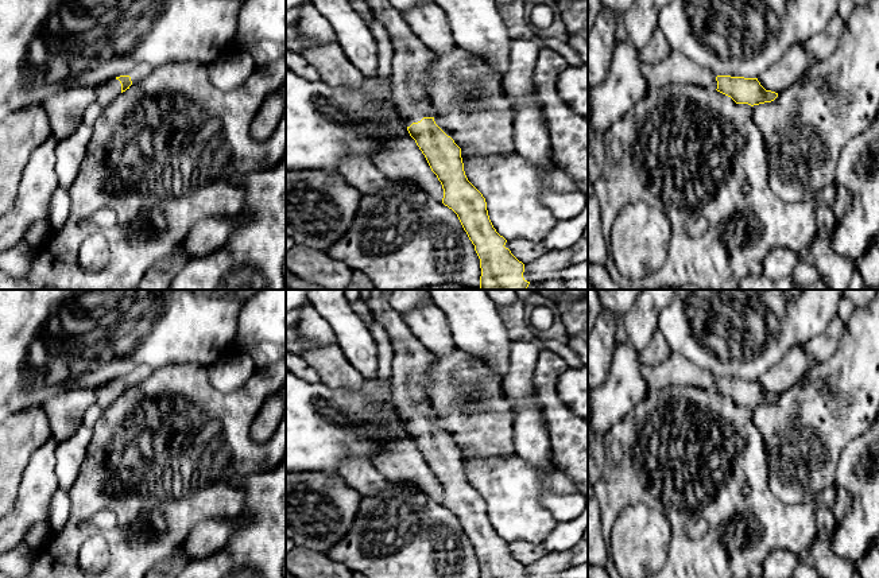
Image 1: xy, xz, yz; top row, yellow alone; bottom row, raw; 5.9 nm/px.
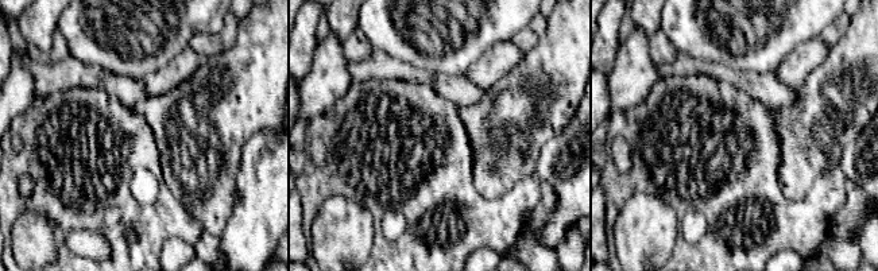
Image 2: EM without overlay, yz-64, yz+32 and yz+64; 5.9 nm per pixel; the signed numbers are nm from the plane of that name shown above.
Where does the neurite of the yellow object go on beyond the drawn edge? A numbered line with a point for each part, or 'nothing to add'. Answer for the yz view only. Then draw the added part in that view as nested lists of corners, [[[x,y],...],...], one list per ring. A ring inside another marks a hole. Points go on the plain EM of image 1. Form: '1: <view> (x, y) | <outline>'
1: yz (676, 371) | [[[675,353],[661,364],[642,366],[642,375],[646,379],[647,392],[667,387],[697,387],[710,392],[717,391],[717,377],[713,373]]]

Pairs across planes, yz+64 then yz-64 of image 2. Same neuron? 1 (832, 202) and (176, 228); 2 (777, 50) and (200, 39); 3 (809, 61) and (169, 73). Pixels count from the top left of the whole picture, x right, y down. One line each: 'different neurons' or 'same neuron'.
1: same neuron
2: different neurons
3: same neuron

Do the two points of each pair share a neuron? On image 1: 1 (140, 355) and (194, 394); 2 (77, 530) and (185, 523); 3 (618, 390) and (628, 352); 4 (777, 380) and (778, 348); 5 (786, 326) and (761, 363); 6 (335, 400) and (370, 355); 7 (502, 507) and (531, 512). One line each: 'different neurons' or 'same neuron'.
1: different neurons
2: same neuron
3: same neuron
4: different neurons
5: same neuron
6: different neurons
7: same neuron

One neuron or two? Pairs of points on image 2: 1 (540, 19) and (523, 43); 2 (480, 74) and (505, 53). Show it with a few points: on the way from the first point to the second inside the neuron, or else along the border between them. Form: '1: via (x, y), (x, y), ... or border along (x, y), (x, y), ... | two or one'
1: via (537, 24), (528, 38) | one
2: via (486, 72), (499, 58) | one

